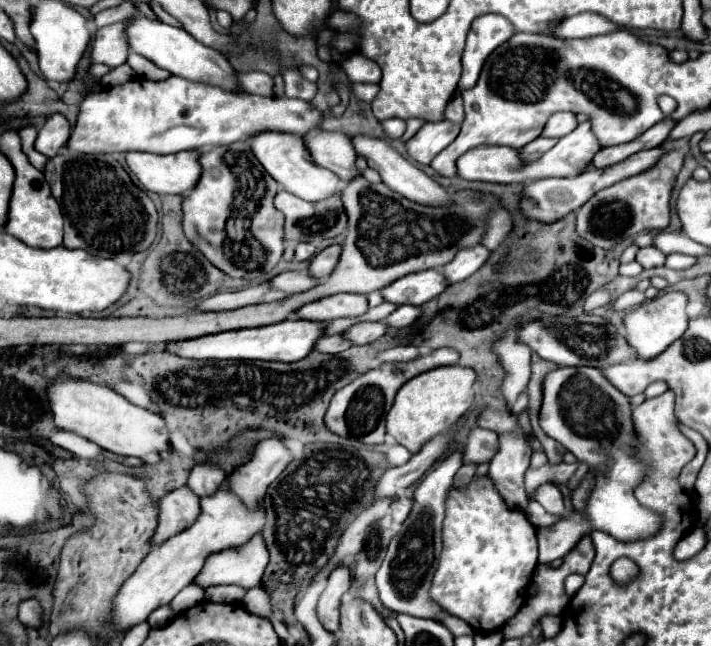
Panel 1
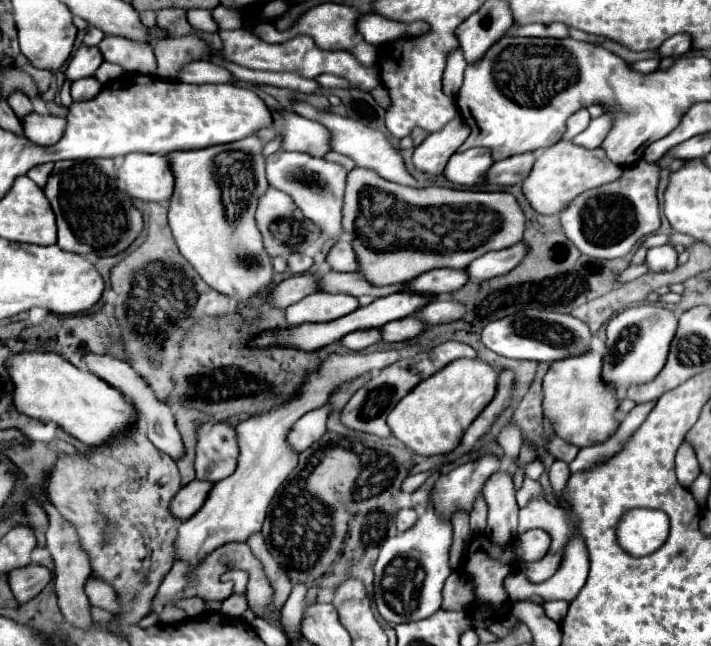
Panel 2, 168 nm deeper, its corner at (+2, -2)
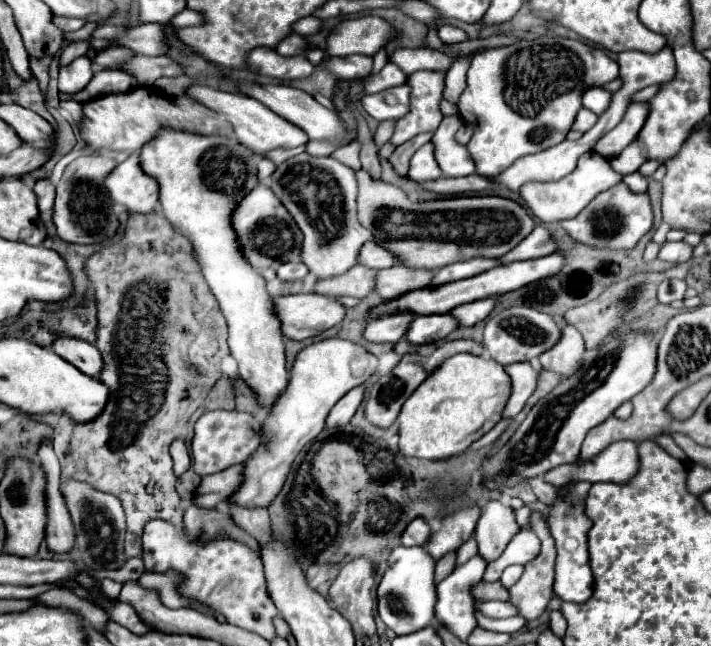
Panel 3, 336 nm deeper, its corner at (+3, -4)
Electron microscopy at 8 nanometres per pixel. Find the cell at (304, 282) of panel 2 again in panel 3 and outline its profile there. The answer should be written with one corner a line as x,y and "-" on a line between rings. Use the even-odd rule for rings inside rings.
356,265
348,273
332,279
322,279
314,285
314,291
320,295
350,295
350,297
366,297
374,293
374,281
376,281
376,269
368,269
366,265

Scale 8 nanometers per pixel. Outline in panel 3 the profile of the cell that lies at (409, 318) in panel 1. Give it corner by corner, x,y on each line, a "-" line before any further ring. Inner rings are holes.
488,297
488,299
478,299
478,301
472,301
468,305
460,305
456,309
452,309
452,315
460,321
460,325
476,325
480,321
484,321
492,309
496,307
496,297

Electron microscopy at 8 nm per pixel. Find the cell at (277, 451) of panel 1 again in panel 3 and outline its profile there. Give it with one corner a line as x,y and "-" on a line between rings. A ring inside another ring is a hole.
358,385
356,389
350,389
338,403
336,407
332,407
328,419
326,419
326,427
340,427
340,425
346,425
352,415
356,413
358,405
362,403
364,399
364,385

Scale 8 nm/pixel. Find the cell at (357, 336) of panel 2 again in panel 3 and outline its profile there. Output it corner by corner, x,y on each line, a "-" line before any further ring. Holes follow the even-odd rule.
390,313
372,319
364,331
364,337
372,343
396,343
404,339
408,325
416,313

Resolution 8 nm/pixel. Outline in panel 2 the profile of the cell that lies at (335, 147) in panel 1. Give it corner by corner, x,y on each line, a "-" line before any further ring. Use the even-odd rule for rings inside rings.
271,111
271,113
273,113
273,127
261,129
257,137
269,141
281,135
285,151
299,151
319,159
331,151
329,131
325,131
321,123
313,123
311,119
297,117
295,113
289,111
281,111
281,113

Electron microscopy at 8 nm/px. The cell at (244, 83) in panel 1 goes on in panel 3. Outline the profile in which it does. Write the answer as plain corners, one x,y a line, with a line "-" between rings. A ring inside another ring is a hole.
134,53
126,63
120,65
120,71
132,75
140,87
152,87
156,79
160,77
178,77
182,75
182,67
160,55
160,57
144,57
140,53

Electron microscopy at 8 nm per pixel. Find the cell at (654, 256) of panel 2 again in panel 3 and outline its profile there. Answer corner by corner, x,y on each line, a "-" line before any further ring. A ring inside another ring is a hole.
676,241
676,243
664,243
662,251
660,251
660,259
662,261
670,261
670,263
686,263
692,259
692,251
694,247
684,243
684,241

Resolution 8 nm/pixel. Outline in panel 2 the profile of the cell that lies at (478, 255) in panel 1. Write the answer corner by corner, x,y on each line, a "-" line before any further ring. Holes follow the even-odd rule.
517,243
501,251
489,251
481,255
477,261
469,263
465,271
469,271
469,277
473,281
485,281
485,279
505,275
507,271
511,271
525,257
525,253
527,253
527,247
523,243

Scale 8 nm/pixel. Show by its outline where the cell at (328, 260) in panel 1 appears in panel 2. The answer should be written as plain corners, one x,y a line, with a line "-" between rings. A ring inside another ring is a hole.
347,241
335,243
329,249
325,263
333,271
357,271
357,259
355,259
351,243
347,243

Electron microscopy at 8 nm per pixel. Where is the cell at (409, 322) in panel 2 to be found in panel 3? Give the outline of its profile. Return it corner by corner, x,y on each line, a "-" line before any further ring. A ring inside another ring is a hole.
446,313
446,315
418,315
412,321
406,337
410,343
418,343
418,345
434,343
440,339
446,339
448,333
456,331
458,327
460,327
460,323
454,317
450,317
450,313

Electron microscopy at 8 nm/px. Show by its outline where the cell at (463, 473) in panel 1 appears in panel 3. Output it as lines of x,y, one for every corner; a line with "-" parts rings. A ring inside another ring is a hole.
450,553
450,555
446,555
442,561
438,561
438,563
436,563
434,581
440,583
444,577
448,577
448,575
454,571
454,563
456,563
456,553

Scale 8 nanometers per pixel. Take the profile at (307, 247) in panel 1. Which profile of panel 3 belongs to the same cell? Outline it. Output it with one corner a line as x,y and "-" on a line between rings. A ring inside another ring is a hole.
284,263
278,267
276,273
282,281
298,281
308,275
308,269
304,263

